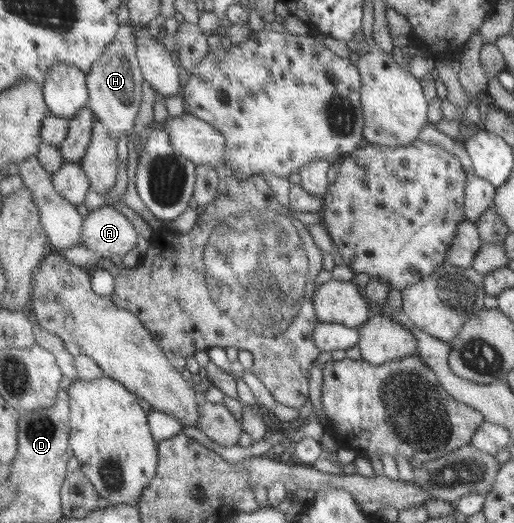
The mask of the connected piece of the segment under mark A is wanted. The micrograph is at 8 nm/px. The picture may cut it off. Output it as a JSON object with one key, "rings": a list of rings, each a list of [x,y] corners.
{"rings":[[[105,204],[89,212],[85,220],[83,220],[80,243],[93,250],[97,254],[98,260],[101,258],[112,258],[113,254],[123,257],[123,254],[127,254],[129,250],[135,248],[137,232],[135,232],[133,224],[121,212],[117,212],[115,207]]]}

